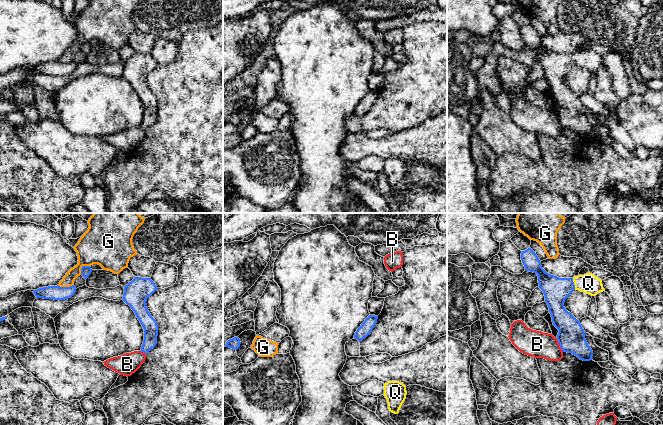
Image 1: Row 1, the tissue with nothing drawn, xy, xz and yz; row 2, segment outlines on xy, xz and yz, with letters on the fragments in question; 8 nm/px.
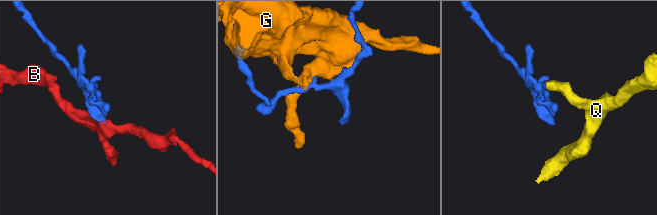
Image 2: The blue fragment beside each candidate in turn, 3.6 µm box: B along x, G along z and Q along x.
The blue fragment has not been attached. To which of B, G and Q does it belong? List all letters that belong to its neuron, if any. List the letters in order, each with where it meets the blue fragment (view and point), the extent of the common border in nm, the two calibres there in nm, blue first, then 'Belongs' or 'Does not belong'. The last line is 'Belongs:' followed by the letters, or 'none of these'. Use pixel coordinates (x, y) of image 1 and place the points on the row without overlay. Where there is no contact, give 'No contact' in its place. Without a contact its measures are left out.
B: Touches blue at yz (559, 120). Shared border 130 nm. Thickness 220 nm (blue) against 220 nm. Does not belong
G: Touches blue at xy (82, 43). Shared border 110 nm. Thickness 80 nm (blue) against 340 nm. Does not belong
Q: Touches blue at yz (573, 60). Shared border 100 nm. Thickness 200 nm (blue) against 160 nm. Belongs
Belongs: Q

